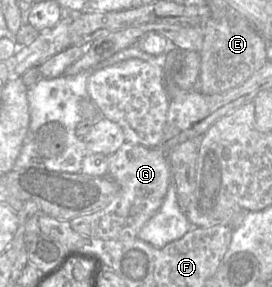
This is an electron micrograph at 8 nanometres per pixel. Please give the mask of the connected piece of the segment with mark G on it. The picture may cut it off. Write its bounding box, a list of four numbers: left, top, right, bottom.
[69,142,172,240]

